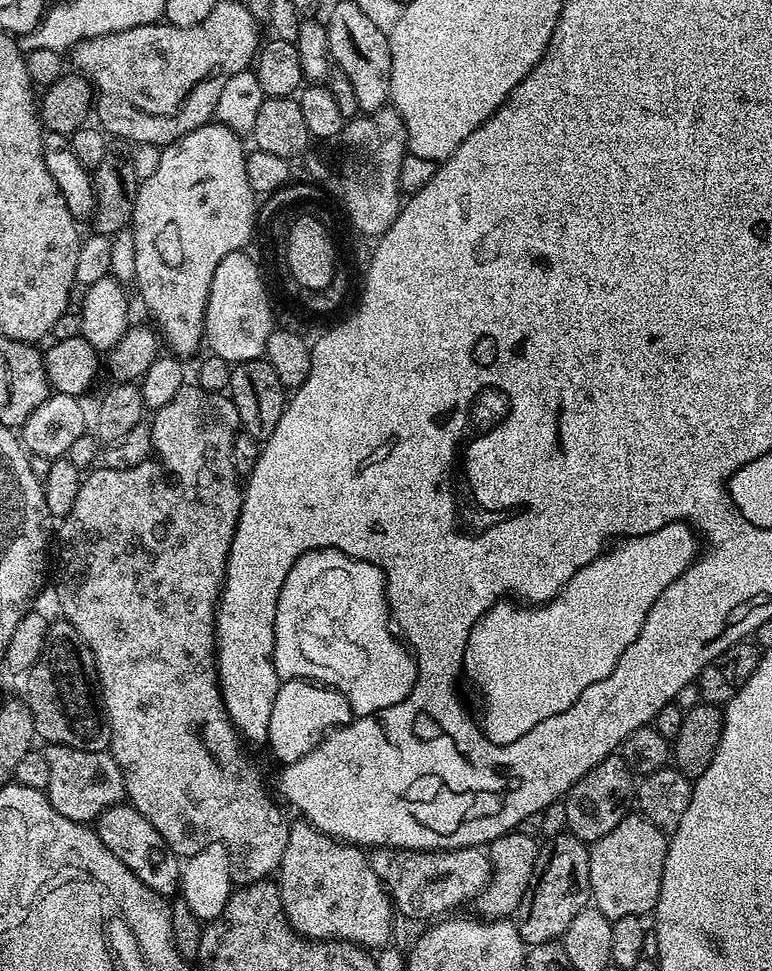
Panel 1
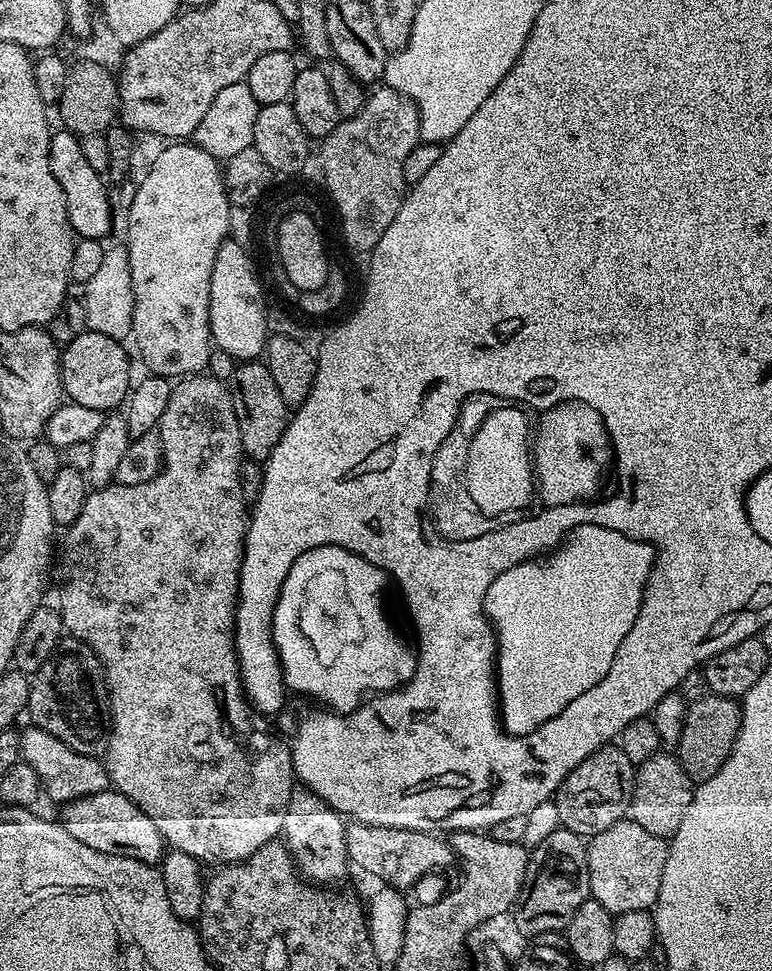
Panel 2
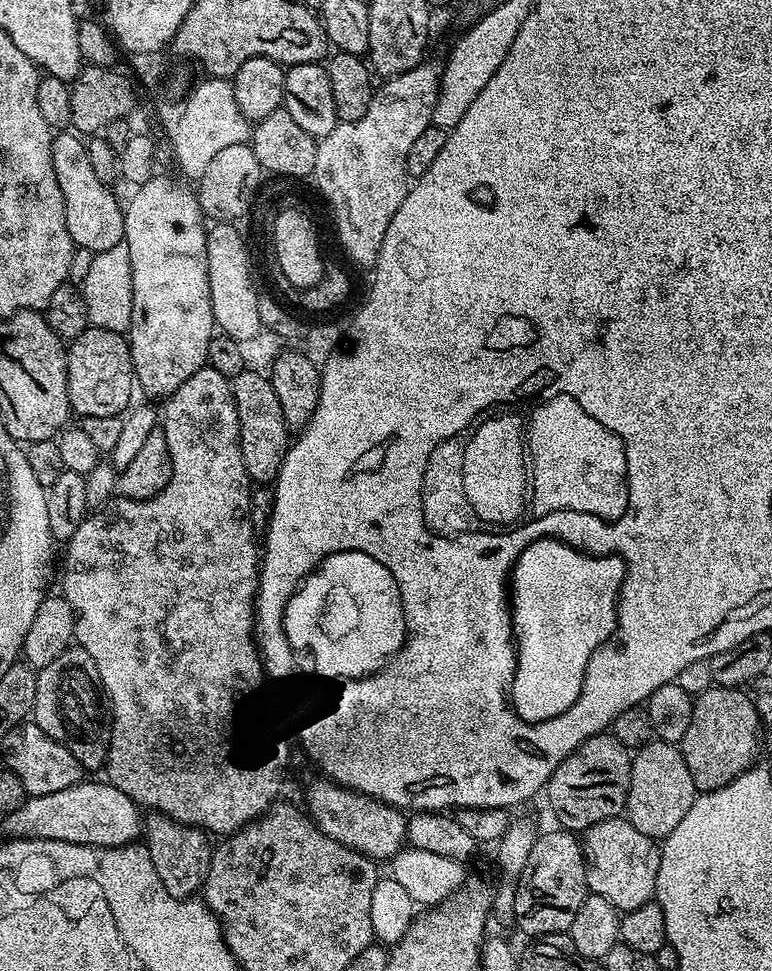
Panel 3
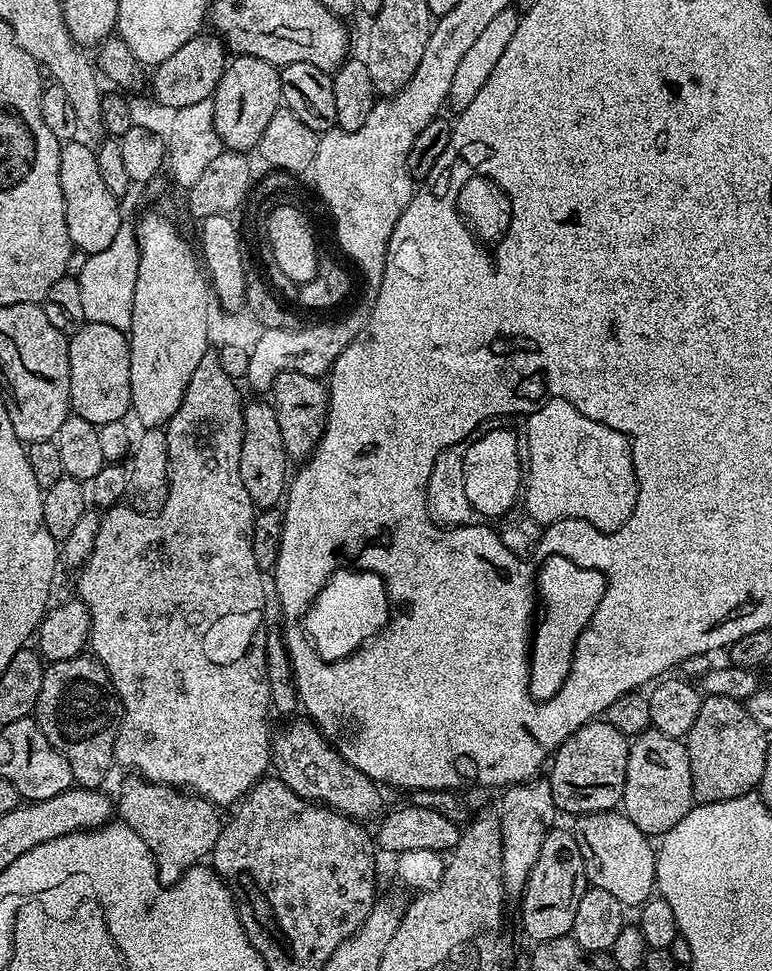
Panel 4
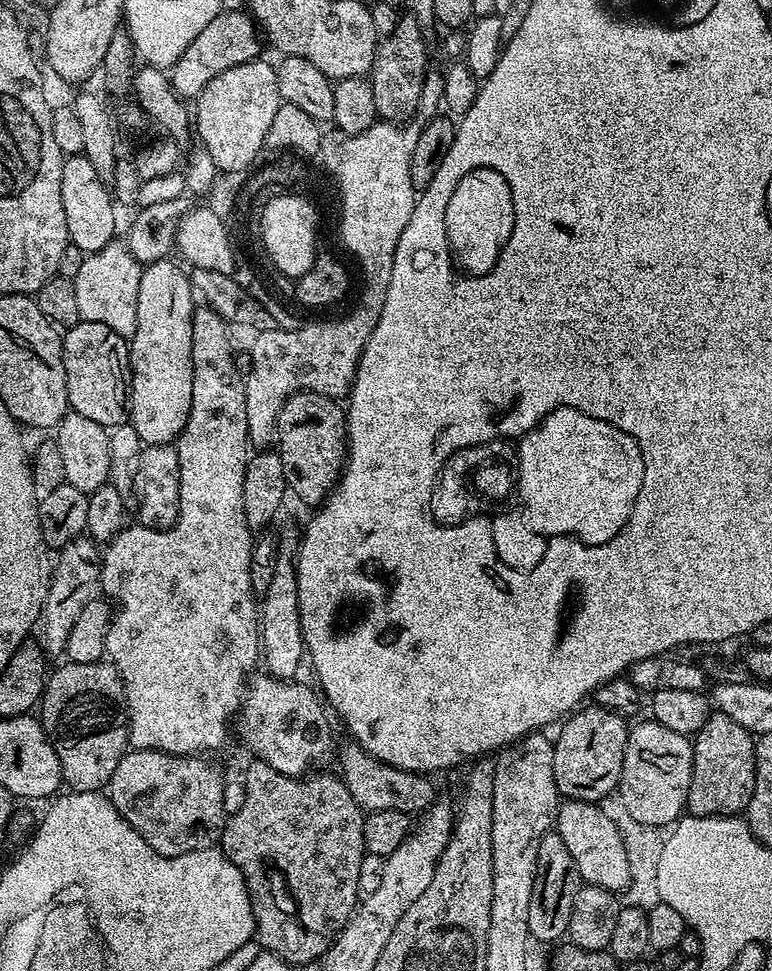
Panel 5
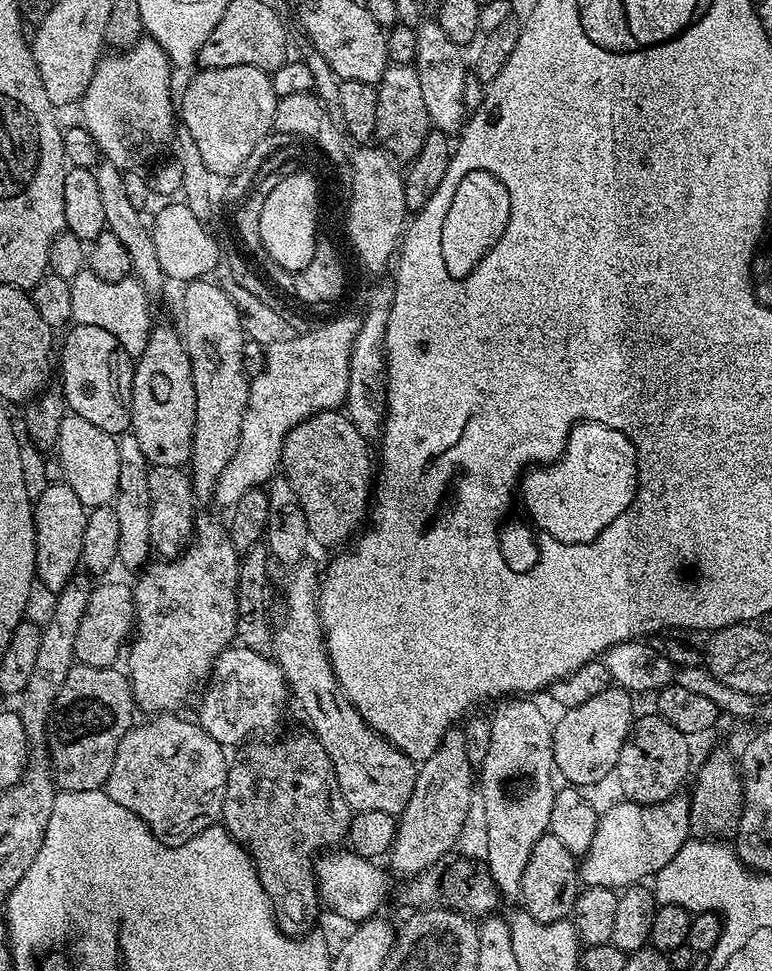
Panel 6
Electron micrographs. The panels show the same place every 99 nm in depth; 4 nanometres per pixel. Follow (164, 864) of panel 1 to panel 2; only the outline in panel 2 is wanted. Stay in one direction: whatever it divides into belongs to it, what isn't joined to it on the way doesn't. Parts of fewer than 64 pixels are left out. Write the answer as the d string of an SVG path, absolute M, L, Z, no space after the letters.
M105 790L98 794L90 794L86 798L71 800L63 805L63 823L68 829L70 838L78 838L82 846L90 846L90 850L98 850L102 854L114 854L122 858L134 858L143 864L159 865L164 859L166 845L162 834L158 834L158 826L130 802L121 792Z

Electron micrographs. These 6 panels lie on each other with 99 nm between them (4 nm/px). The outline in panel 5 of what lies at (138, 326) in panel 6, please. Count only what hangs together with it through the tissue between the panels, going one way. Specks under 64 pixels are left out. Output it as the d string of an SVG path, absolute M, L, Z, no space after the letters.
M113 238L102 250L87 253L76 278L72 280L80 319L102 322L102 326L110 326L114 334L131 338L138 318L138 282L141 271L142 266L134 254L130 254L123 239Z

